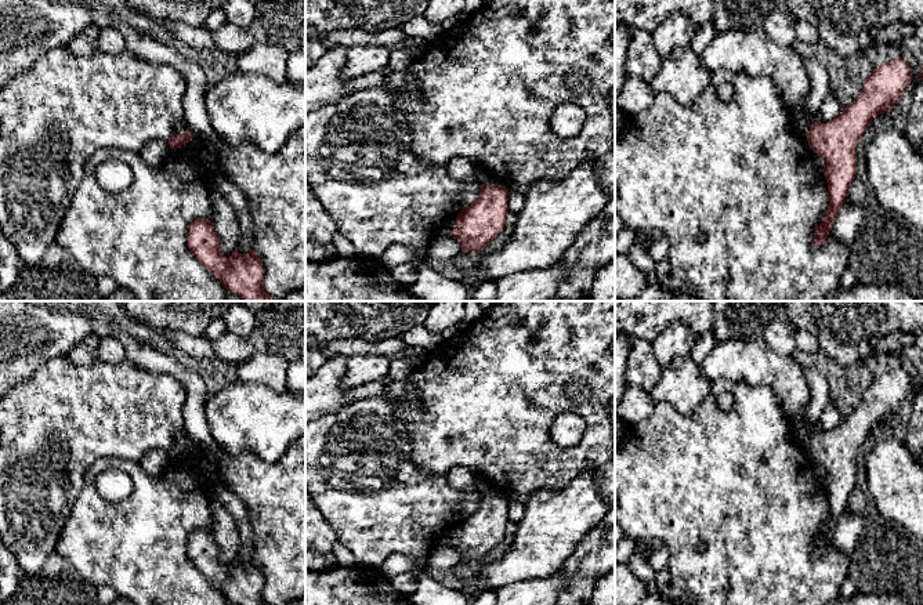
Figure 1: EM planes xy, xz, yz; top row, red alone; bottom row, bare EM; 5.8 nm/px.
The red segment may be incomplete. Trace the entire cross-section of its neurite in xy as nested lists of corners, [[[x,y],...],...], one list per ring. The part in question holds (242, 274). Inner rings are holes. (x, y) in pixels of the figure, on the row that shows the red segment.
[[[198,218],[188,228],[188,247],[192,254],[206,267],[222,285],[228,293],[235,293],[243,298],[243,301],[283,301],[271,297],[263,287],[264,268],[263,261],[253,250],[240,254],[236,247],[231,257],[227,258],[220,250],[220,238],[213,227],[211,220]]]

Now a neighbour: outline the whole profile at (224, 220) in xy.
[[[213,188],[211,191],[211,202],[211,222],[220,238],[220,250],[227,258],[229,258],[240,238],[238,217],[234,207],[225,200],[217,188]]]

